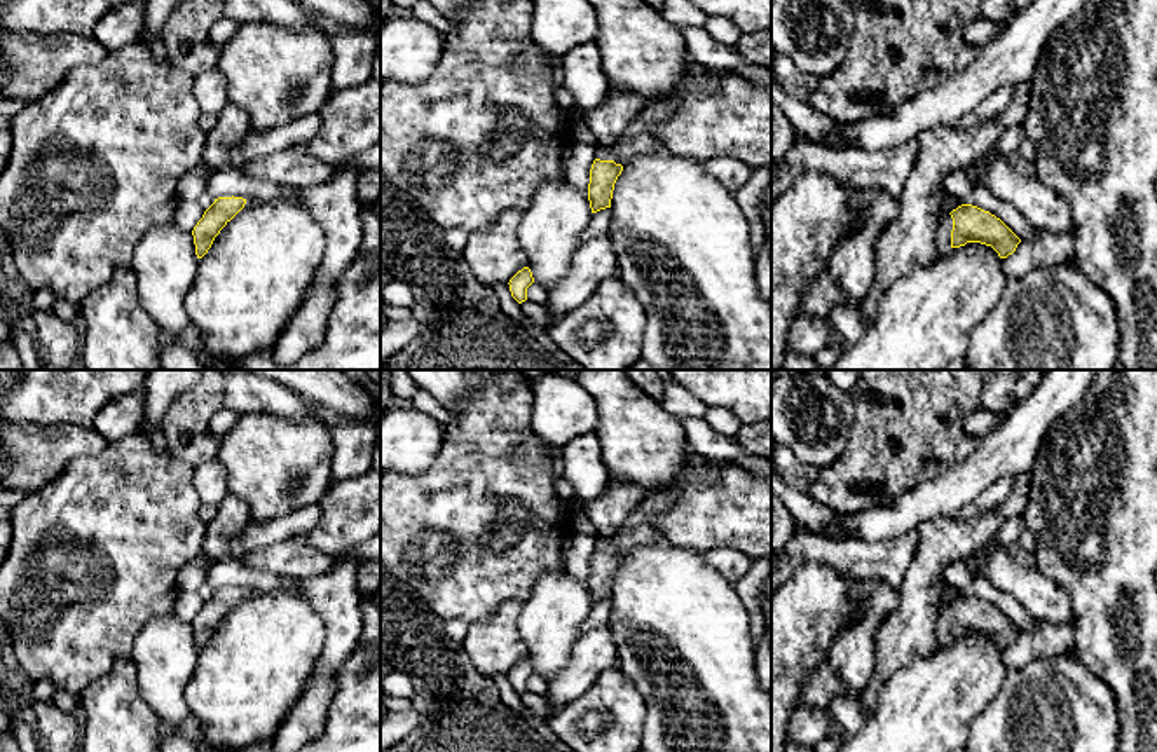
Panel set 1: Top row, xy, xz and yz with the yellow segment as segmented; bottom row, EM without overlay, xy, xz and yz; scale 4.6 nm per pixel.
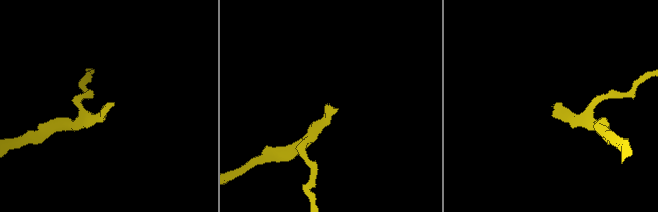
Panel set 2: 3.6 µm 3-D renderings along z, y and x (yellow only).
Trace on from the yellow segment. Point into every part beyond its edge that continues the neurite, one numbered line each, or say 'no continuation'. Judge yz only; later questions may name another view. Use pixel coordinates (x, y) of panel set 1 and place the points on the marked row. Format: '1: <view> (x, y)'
1: yz (944, 225)

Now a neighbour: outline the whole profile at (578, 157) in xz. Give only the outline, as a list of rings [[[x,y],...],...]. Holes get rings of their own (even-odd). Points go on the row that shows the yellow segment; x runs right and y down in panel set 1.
[[[569,140],[562,154],[564,176],[569,183],[588,195],[590,169],[595,161],[597,145]]]

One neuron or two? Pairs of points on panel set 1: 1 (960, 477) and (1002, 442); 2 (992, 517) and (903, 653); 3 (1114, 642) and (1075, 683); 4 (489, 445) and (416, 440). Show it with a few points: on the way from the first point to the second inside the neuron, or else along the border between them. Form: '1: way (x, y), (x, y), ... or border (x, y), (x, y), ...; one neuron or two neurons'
1: way (971, 473), (992, 452); one neuron
2: way (955, 541), (925, 571), (915, 616); one neuron
3: border (1074, 651), (1110, 690), (1114, 700); two neurons
4: border (444, 426), (440, 452), (417, 475); two neurons

